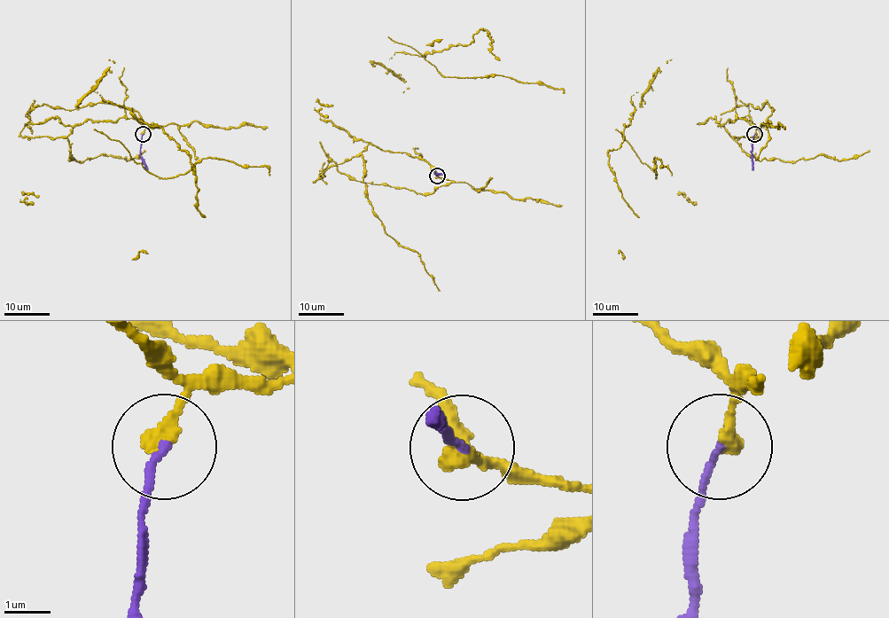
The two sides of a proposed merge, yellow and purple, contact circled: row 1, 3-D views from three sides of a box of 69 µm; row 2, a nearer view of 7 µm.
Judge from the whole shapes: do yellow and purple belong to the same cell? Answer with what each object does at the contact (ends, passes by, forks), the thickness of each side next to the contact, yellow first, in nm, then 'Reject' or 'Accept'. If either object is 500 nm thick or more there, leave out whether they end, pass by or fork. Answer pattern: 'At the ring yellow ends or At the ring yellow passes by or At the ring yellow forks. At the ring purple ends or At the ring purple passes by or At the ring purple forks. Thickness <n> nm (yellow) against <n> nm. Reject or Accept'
At the ring yellow ends. At the ring purple ends. Thickness 380 nm (yellow) against 170 nm. Reject

